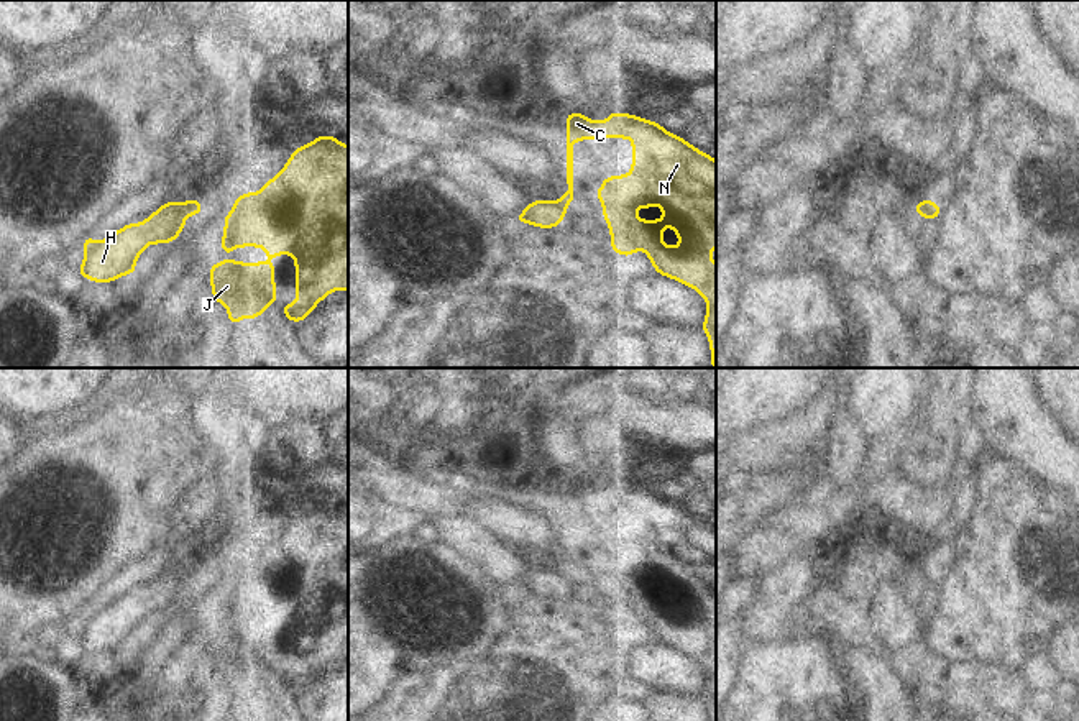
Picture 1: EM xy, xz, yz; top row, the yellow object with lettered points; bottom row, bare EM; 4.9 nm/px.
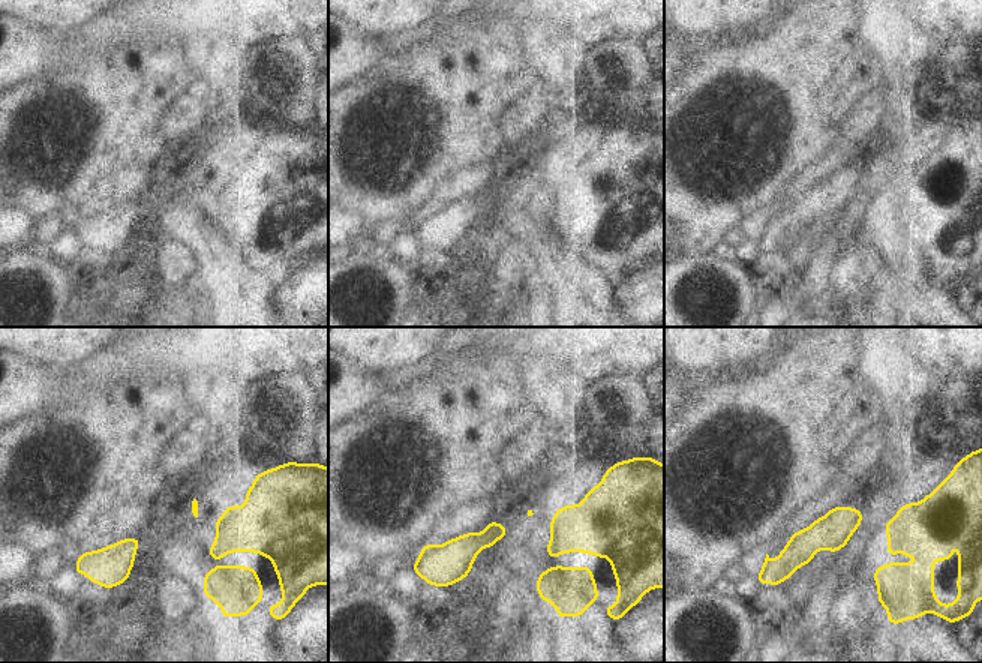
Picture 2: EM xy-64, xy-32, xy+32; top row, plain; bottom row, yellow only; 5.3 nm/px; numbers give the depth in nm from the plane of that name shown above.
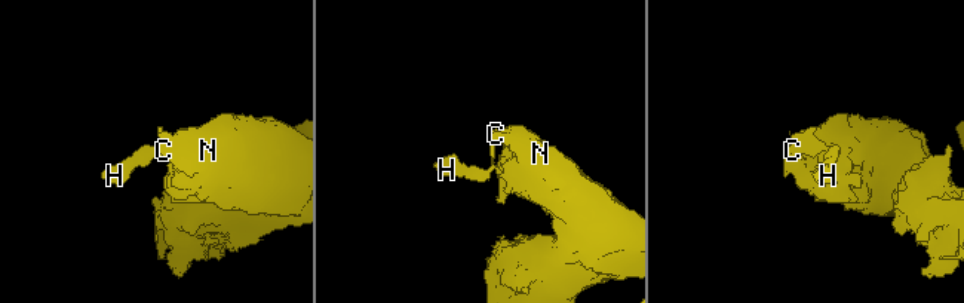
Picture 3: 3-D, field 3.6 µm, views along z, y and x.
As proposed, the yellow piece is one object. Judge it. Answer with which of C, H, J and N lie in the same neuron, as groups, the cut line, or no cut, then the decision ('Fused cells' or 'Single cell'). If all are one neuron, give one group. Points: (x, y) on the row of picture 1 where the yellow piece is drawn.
Groups: C J N / H. Split along xz (559, 201), (565, 206). Fused cells.

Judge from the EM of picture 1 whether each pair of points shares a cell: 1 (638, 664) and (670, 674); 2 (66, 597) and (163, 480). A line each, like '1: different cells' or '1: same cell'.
1: same cell
2: same cell

